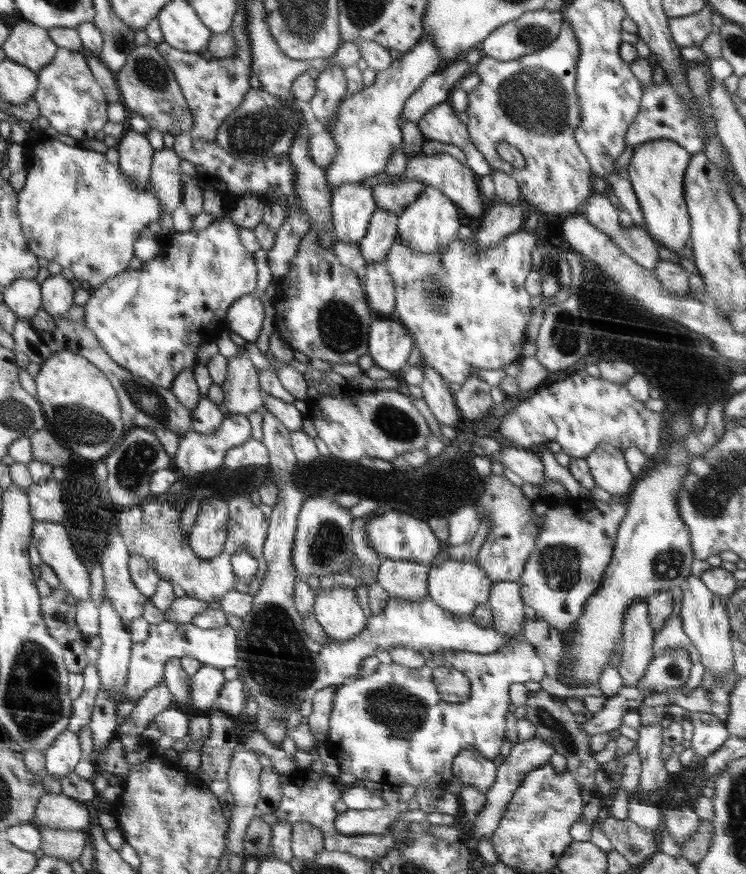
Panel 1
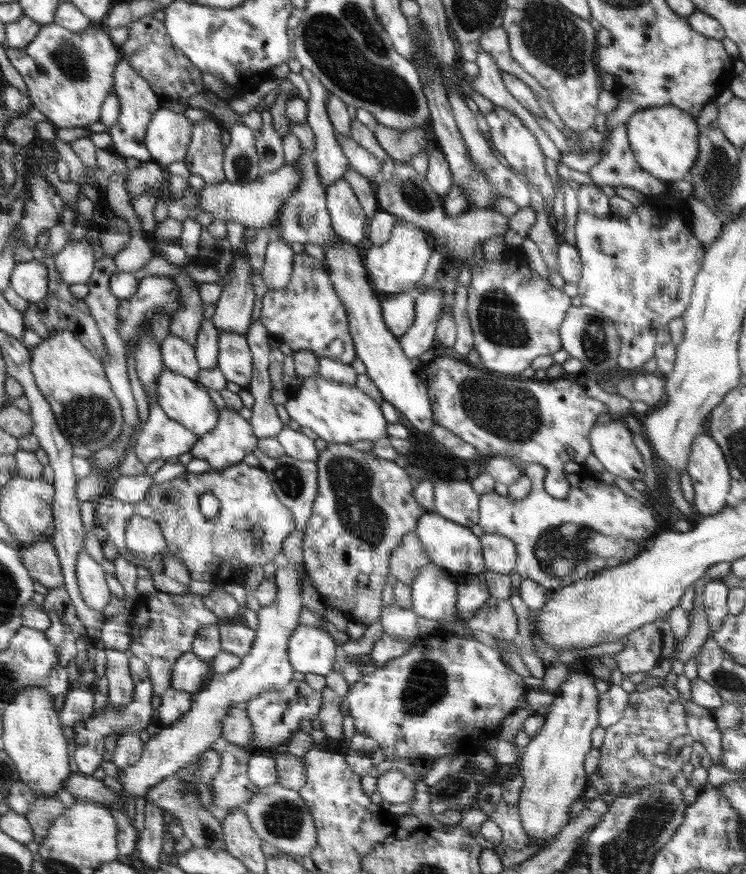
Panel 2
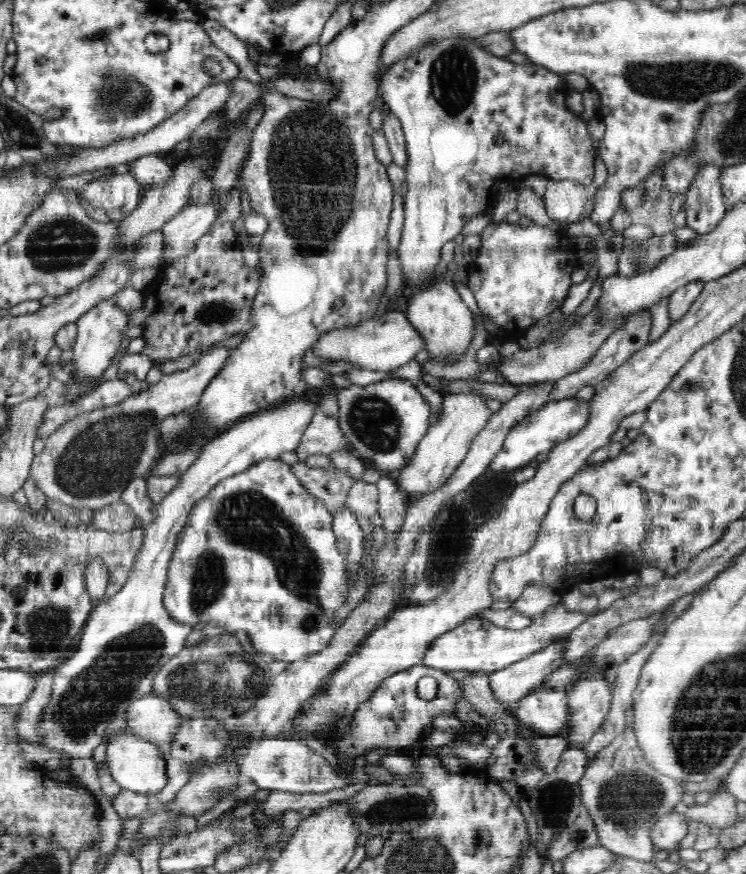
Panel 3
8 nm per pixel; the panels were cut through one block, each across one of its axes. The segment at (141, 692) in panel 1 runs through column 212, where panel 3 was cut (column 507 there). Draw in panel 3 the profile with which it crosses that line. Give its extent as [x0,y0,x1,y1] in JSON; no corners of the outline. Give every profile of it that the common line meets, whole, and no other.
[421,604,594,673]

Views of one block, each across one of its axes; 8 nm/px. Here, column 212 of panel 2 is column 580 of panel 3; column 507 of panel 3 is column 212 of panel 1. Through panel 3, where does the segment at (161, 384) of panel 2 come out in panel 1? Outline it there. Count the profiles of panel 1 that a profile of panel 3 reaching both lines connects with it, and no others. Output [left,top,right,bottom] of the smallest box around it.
[172,414,252,479]

